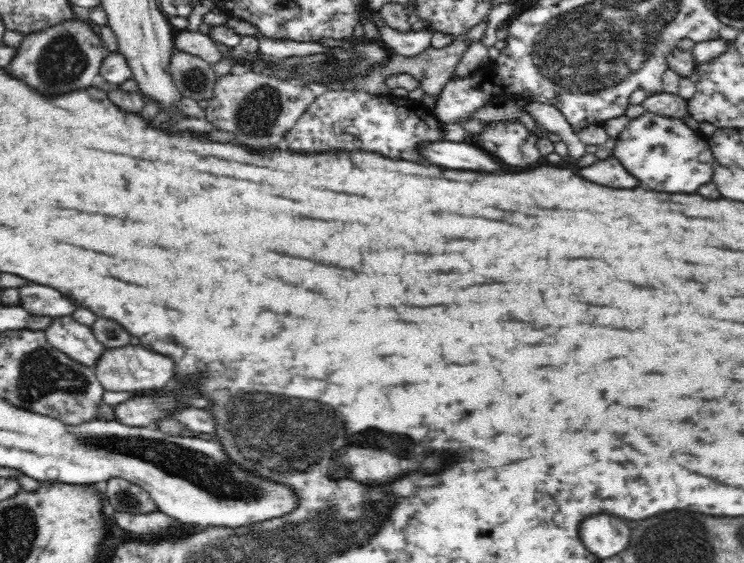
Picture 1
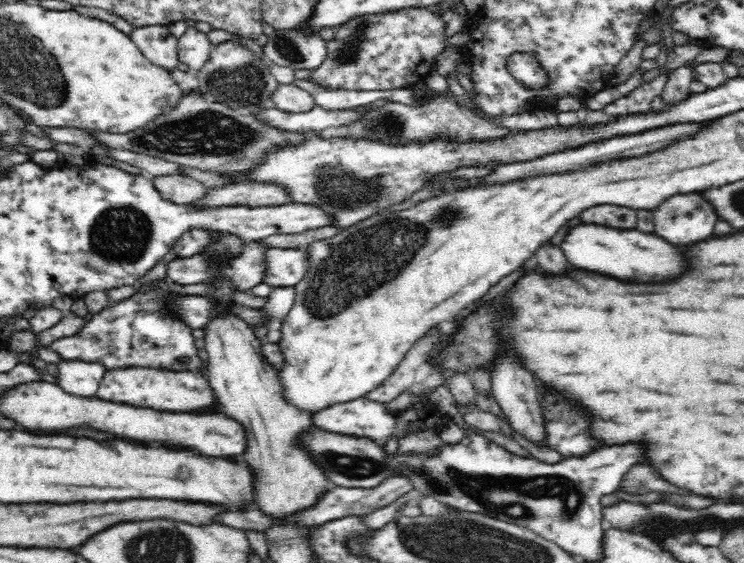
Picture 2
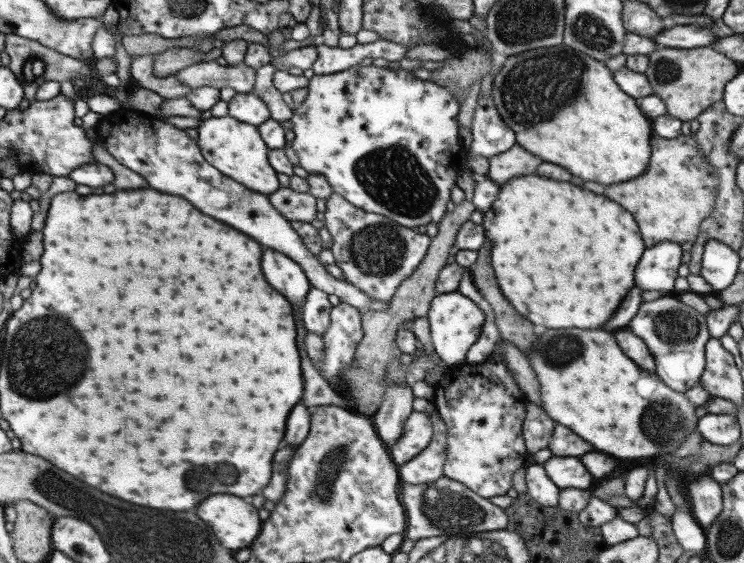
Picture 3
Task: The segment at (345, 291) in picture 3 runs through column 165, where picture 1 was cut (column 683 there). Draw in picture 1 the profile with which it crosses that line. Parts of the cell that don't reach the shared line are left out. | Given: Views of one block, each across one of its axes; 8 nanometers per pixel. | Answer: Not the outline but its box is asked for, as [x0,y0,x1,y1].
[614,111,712,194]

